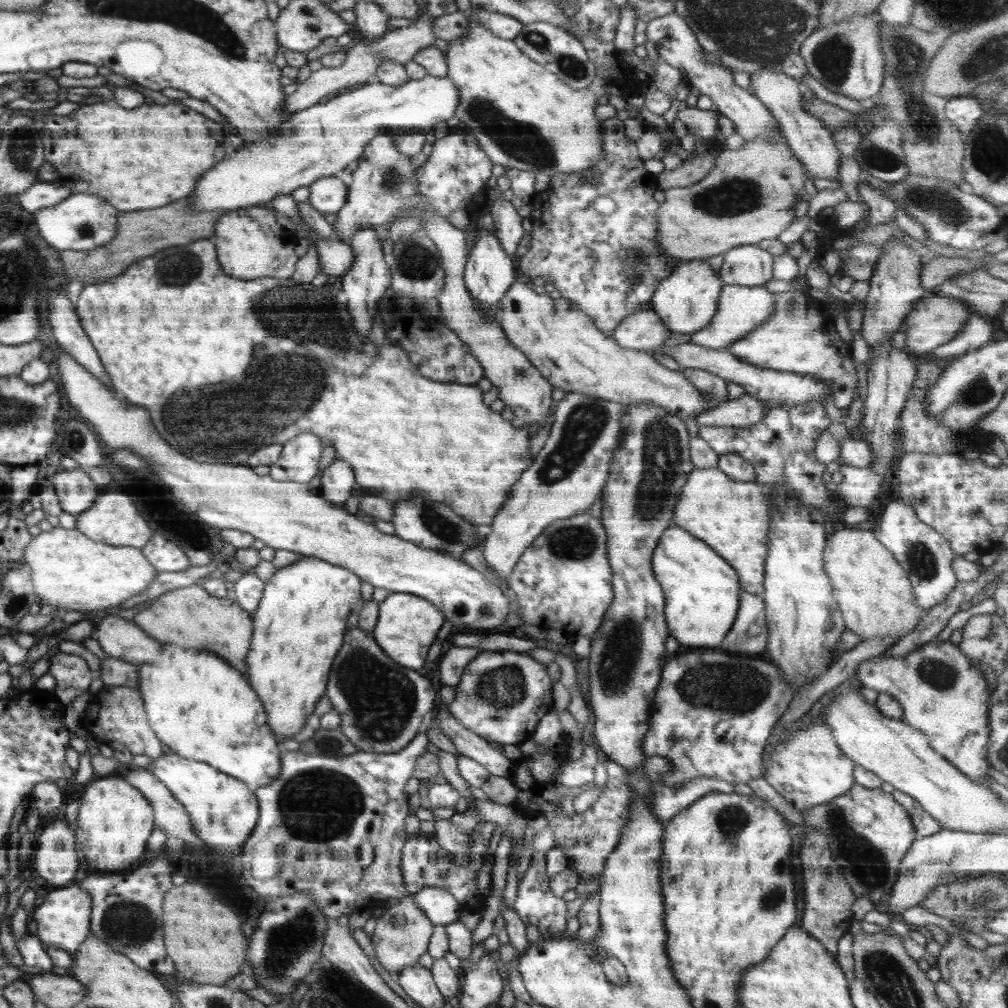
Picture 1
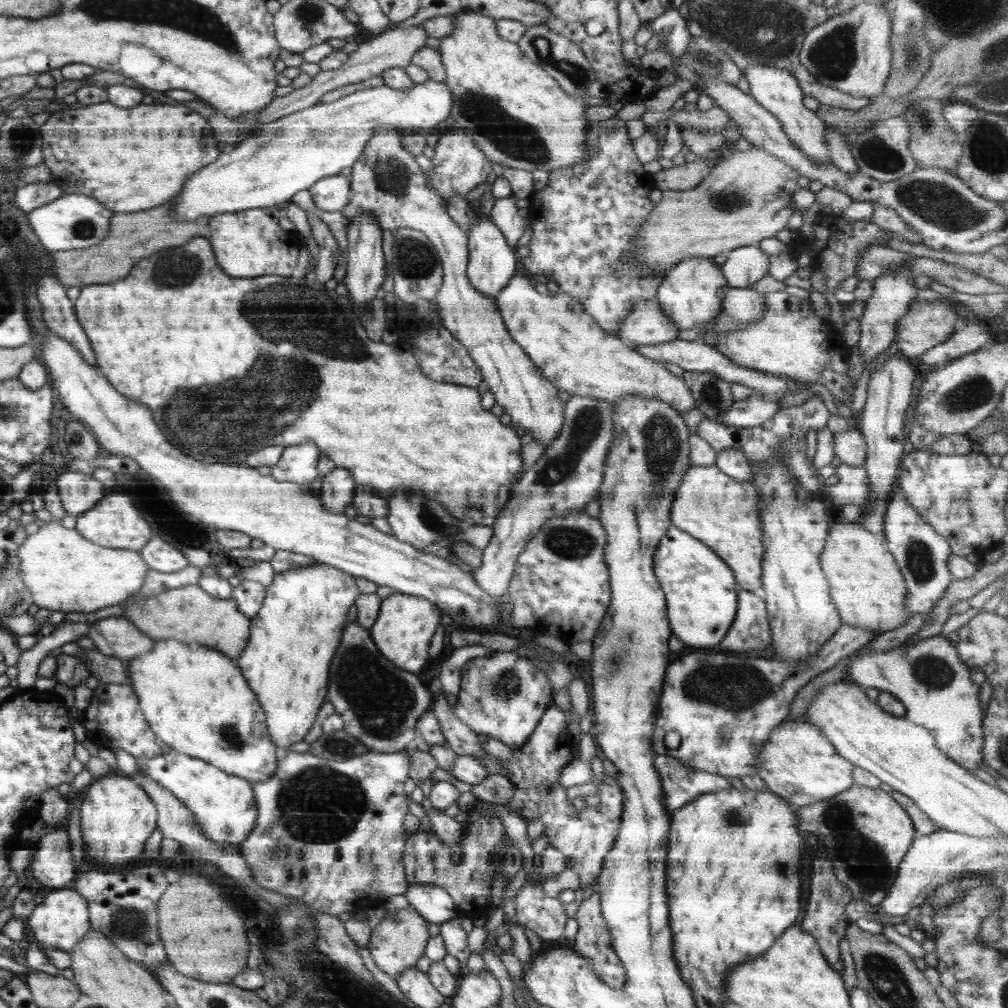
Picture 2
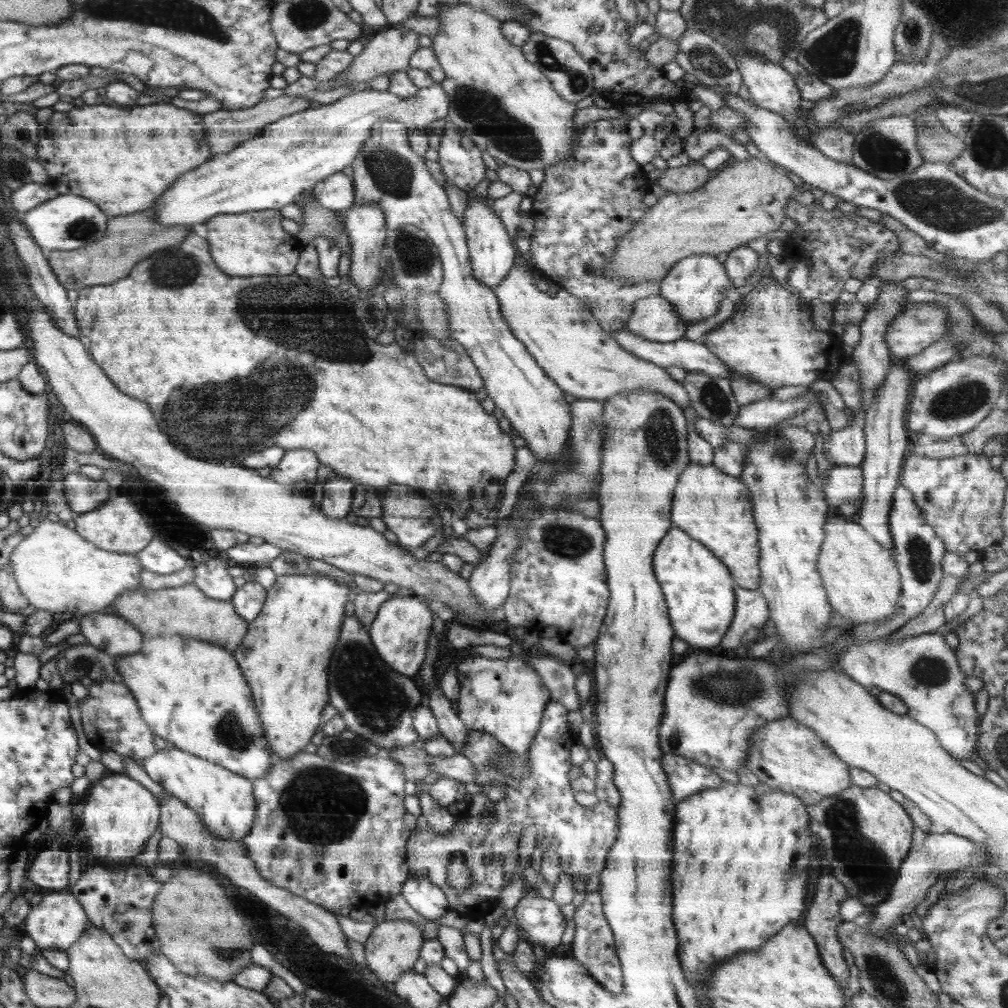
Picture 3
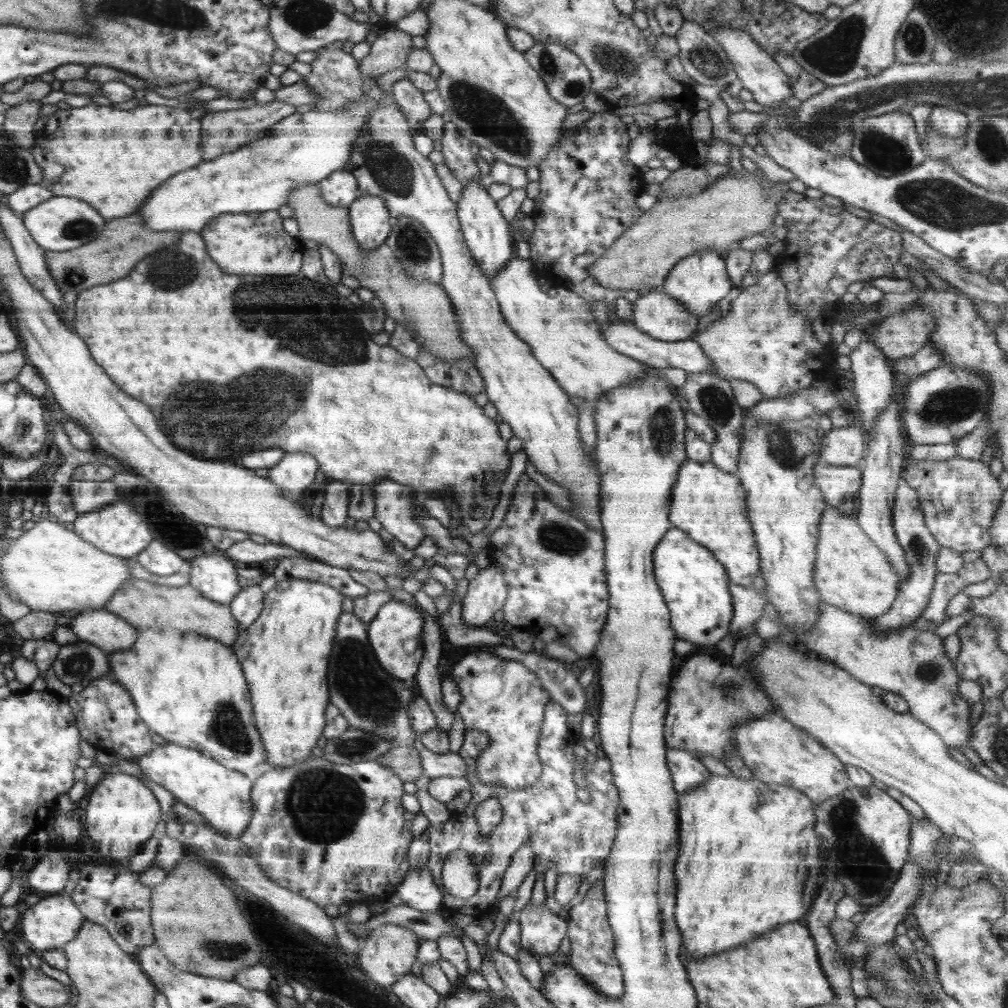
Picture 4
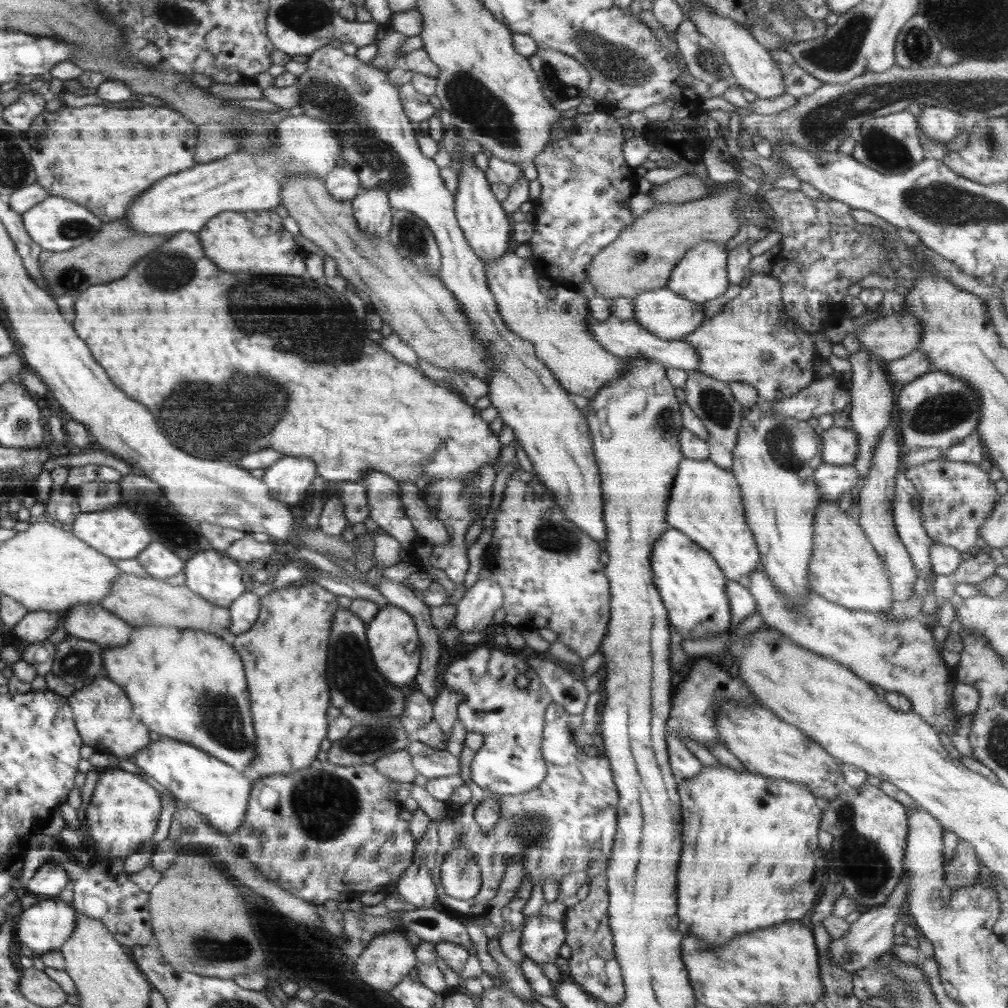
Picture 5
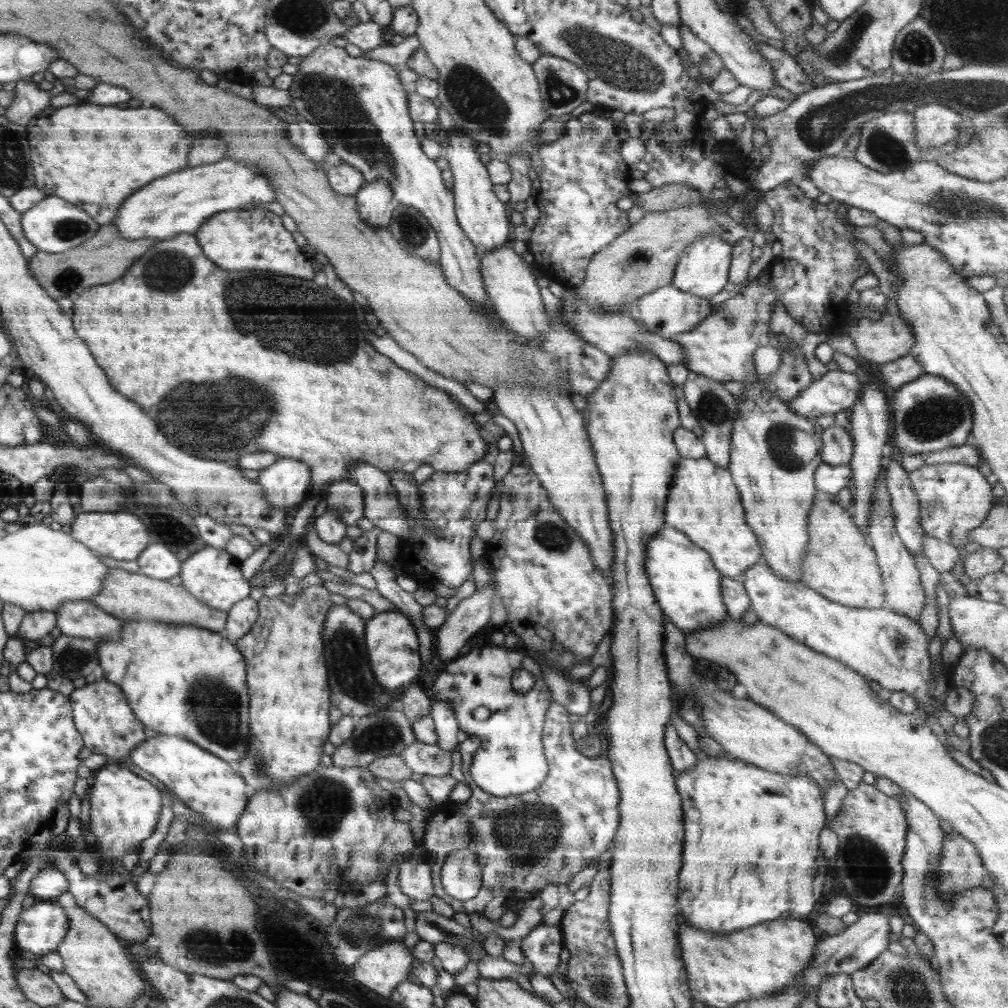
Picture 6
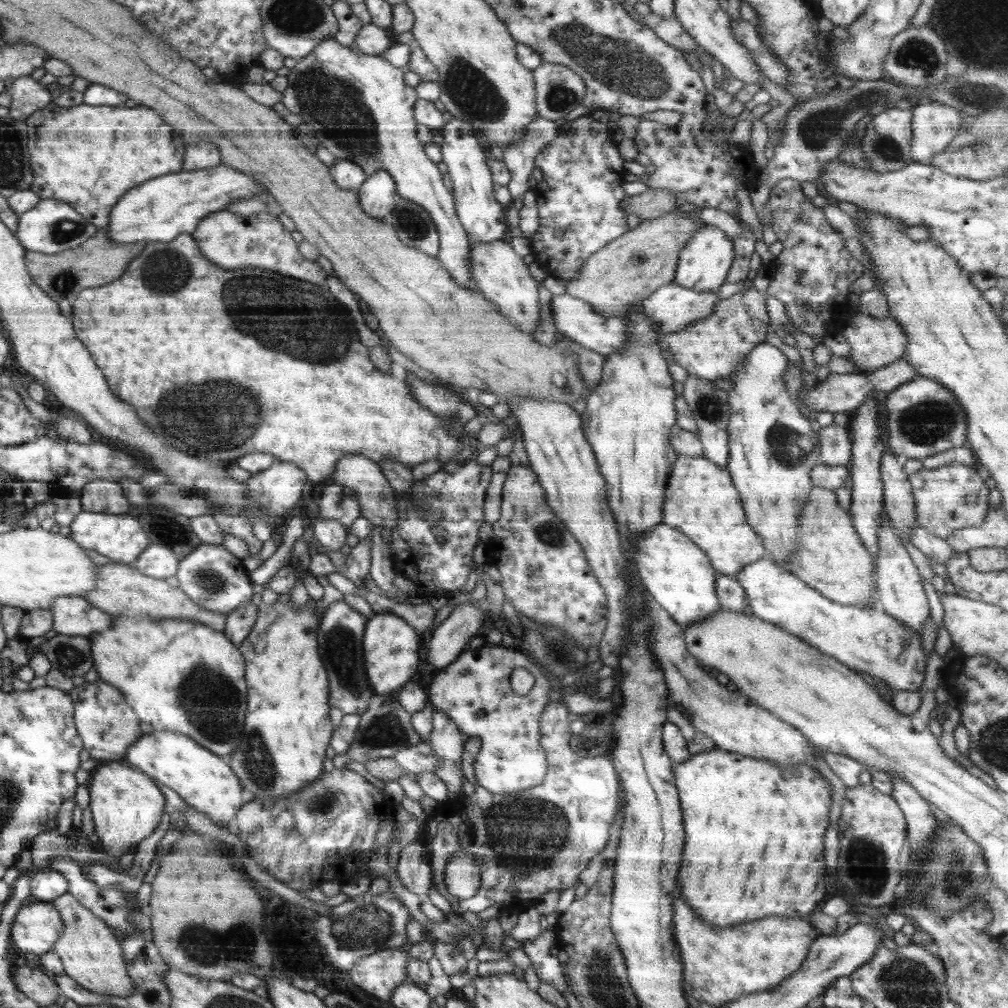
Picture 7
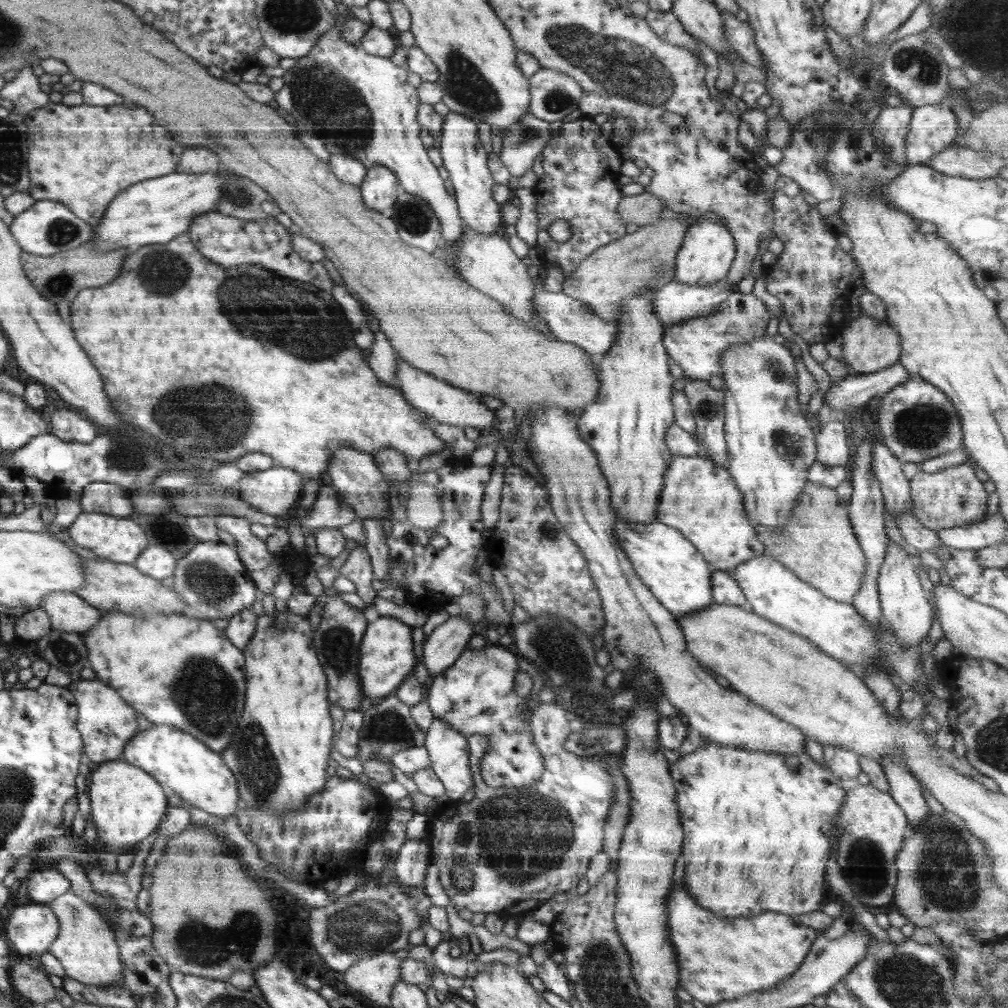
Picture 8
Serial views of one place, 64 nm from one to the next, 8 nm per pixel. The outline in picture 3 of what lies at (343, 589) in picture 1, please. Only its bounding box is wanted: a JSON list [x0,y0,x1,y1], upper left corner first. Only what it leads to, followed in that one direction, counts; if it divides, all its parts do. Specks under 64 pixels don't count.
[234,574,351,762]

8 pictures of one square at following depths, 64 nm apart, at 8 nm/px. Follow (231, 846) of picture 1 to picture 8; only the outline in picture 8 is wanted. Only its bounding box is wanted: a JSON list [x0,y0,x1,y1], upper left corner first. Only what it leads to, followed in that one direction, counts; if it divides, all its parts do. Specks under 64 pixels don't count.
[122,723,240,820]

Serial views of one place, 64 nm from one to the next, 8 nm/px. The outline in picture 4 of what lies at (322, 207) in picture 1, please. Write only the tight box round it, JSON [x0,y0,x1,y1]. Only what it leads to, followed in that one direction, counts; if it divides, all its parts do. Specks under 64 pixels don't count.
[318,168,361,206]

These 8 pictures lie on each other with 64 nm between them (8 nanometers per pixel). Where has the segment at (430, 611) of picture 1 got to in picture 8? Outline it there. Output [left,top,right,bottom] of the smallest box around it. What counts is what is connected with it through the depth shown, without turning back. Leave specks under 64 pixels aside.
[360,616,416,701]

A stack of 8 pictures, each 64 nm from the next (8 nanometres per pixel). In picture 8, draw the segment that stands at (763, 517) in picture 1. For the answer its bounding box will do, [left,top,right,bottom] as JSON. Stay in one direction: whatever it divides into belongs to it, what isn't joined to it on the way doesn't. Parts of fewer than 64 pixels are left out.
[656,454,766,572]

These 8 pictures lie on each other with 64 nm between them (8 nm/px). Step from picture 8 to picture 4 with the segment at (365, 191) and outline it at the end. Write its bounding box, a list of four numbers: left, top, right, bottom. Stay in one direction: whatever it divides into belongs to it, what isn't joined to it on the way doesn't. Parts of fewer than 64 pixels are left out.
[348,193,392,250]

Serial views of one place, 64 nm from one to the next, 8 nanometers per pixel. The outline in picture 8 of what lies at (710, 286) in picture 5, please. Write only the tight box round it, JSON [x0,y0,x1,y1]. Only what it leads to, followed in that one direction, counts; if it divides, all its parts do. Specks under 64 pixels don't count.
[674,221,736,286]

